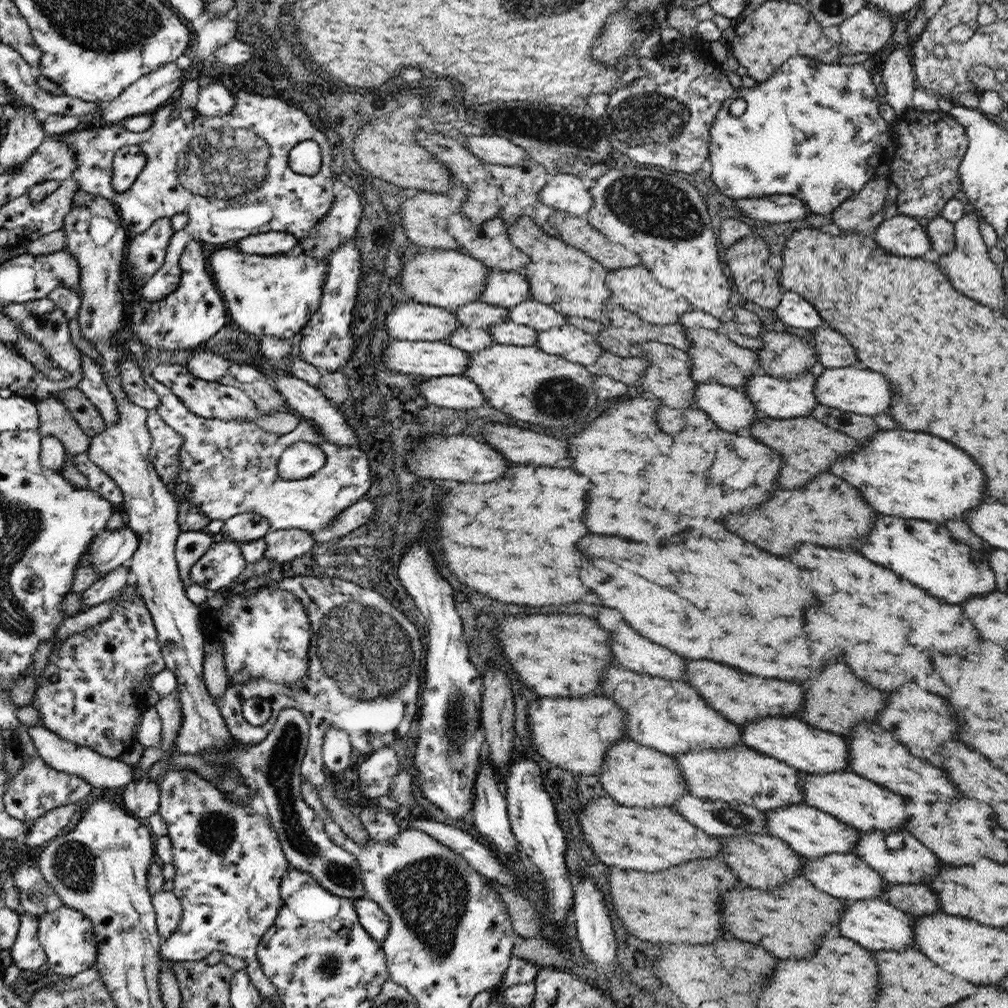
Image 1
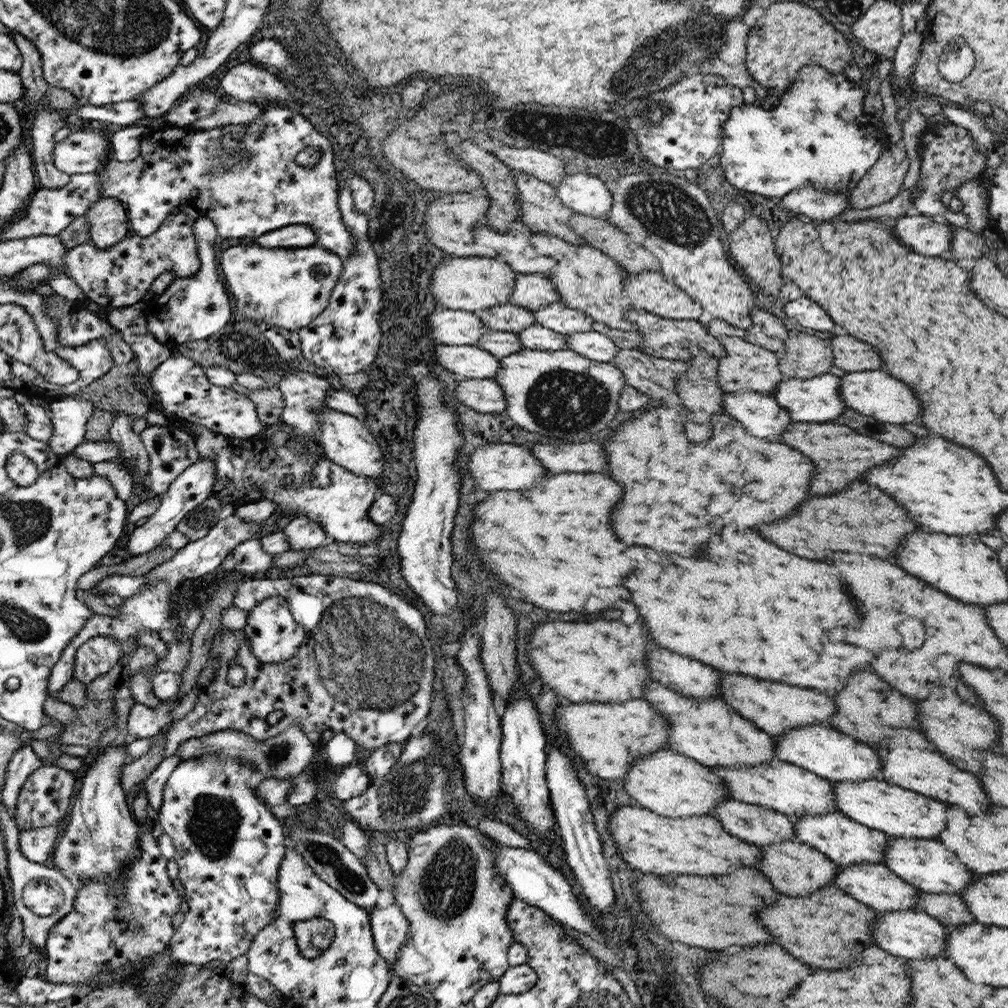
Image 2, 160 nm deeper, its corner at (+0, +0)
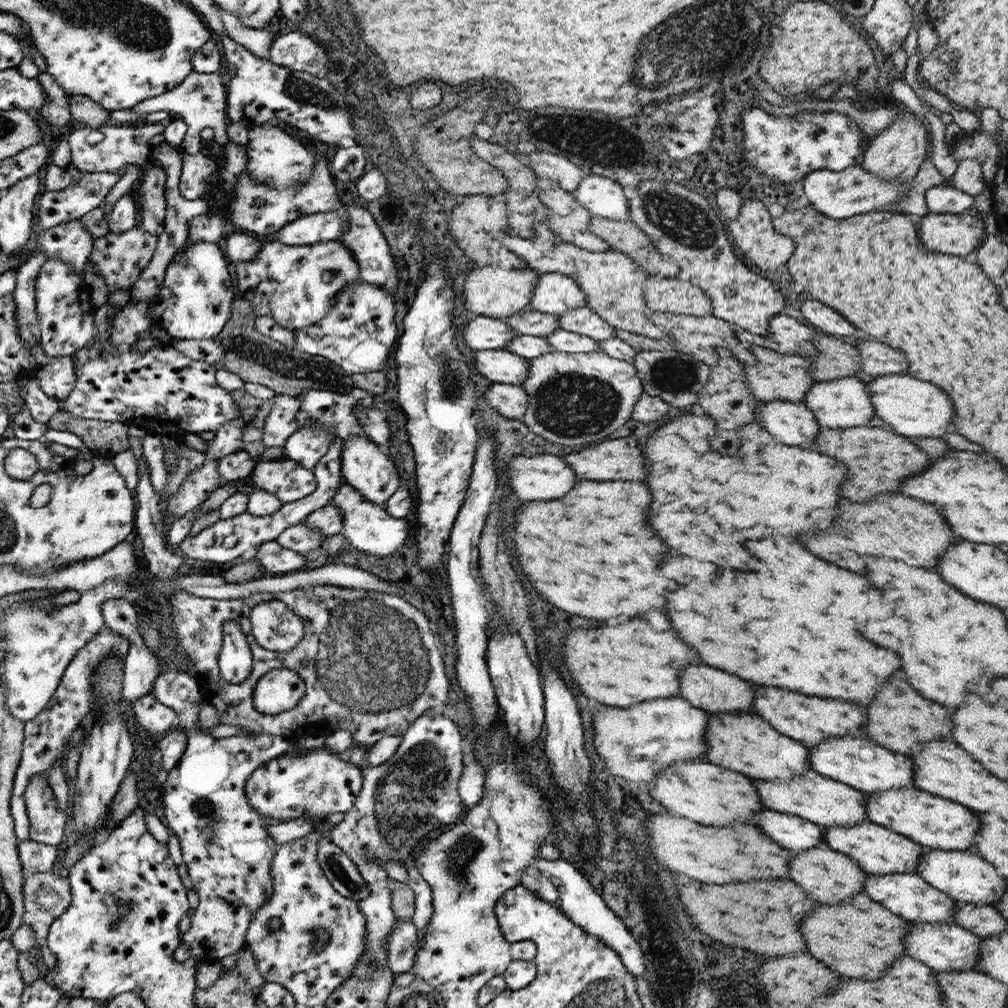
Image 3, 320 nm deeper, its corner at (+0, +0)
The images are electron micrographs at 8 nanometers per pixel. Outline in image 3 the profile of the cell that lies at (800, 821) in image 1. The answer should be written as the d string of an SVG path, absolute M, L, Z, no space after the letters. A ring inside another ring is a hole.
M870 820L854 826L825 828L822 840L826 842L826 848L848 855L868 874L912 874L917 871L924 847L896 834L896 832L892 832L892 830L888 830L888 828L872 824Z

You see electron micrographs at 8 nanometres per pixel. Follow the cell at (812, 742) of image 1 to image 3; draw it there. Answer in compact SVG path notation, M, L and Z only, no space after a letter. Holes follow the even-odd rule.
M861 736L829 738L808 748L808 764L818 774L852 786L864 793L915 786L913 775L915 772L908 755L894 753L878 746L872 739Z

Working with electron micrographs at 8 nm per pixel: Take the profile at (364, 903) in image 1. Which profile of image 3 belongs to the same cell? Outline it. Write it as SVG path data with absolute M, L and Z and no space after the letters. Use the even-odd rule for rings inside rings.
M397 918L389 934L388 966L395 974L404 974L414 967L414 957L421 947L419 930L411 919Z

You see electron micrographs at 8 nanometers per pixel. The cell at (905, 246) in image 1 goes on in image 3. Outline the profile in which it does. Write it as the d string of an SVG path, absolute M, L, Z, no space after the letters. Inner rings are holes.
M967 212L961 214L928 214L921 218L918 226L920 240L928 250L939 253L951 254L957 257L970 258L975 250L980 247L980 241L988 236L984 230L984 222L976 216L970 216Z

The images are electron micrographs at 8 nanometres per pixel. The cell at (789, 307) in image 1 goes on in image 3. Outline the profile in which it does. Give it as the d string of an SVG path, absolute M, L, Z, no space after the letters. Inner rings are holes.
M810 296L807 301L802 303L801 312L808 322L828 335L852 336L852 334L860 334L857 328L854 328L854 325L848 322L848 319L845 319L830 306L818 302Z

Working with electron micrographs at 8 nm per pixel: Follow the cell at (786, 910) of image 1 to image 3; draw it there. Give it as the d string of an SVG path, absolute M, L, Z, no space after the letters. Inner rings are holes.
M863 891L840 904L818 903L817 909L807 914L801 924L808 944L806 952L814 958L838 974L876 980L894 960L906 955L903 942L911 921L890 912Z

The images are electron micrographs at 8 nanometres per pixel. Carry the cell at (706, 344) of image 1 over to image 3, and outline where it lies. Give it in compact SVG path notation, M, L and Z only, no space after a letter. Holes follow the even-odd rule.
M751 345L750 354L756 358L754 364L745 365L745 377L754 397L759 401L774 400L802 403L807 392L817 380L811 373L813 362L799 355L784 355L772 350Z

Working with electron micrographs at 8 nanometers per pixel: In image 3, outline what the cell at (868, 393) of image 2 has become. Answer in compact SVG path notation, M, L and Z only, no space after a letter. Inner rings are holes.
M882 374L874 376L872 381L866 382L867 393L871 398L875 414L884 422L892 427L892 431L905 437L918 438L941 438L946 432L952 431L950 428L952 420L954 420L954 404L950 400L950 396L946 396L942 390L938 390L936 386L928 384L928 382L920 382L916 378L912 378L909 374Z

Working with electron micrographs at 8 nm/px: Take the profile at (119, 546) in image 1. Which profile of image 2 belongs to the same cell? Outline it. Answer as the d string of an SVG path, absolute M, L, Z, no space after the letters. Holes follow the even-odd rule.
M204 457L191 464L168 488L167 493L160 496L160 507L149 516L144 525L134 529L128 539L128 552L130 556L138 556L150 552L157 546L164 545L165 538L175 531L176 525L196 506L202 504L212 493L212 487L216 482L216 463L212 459Z

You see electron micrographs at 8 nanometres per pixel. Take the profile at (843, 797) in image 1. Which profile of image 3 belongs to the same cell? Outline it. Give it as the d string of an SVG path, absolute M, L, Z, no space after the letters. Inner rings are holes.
M915 786L865 793L865 810L872 824L888 828L921 846L940 850L971 852L981 827L977 825L980 819L968 807Z

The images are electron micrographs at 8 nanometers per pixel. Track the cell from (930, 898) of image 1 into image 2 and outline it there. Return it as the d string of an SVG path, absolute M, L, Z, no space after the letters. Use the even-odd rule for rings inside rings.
M921 891L916 910L922 910L922 912L936 917L944 926L972 924L976 921L964 899L957 894L936 894Z

